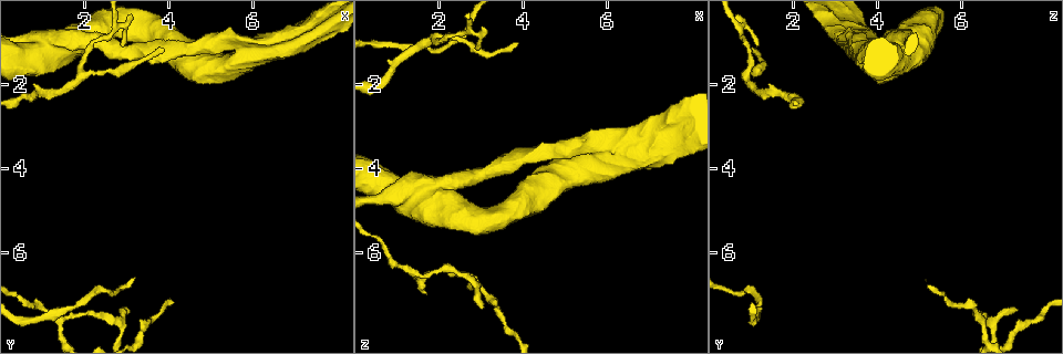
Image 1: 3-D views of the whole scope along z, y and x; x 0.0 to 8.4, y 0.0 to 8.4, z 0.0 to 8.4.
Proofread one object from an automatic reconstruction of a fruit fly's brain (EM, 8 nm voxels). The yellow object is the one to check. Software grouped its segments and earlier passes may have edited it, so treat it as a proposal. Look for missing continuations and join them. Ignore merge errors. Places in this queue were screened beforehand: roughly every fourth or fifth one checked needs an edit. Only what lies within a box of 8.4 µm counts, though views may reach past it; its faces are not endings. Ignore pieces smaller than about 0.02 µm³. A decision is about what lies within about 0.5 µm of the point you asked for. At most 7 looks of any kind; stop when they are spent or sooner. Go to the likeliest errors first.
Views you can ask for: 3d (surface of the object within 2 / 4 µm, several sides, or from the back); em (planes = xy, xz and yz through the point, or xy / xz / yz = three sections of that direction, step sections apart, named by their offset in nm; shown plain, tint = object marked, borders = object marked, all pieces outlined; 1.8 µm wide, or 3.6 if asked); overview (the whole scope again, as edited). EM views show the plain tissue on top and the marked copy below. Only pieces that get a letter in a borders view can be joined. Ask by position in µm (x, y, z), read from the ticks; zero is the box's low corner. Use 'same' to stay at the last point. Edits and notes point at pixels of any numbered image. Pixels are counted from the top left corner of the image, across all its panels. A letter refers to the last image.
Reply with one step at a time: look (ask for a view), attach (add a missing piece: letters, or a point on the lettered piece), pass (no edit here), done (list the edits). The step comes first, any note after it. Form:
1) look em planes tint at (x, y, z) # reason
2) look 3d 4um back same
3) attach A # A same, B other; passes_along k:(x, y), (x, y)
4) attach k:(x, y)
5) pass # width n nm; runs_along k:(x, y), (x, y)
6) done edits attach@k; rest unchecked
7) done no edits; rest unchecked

look em planes borders at (3.10, 7.40, 7.30) # an open end

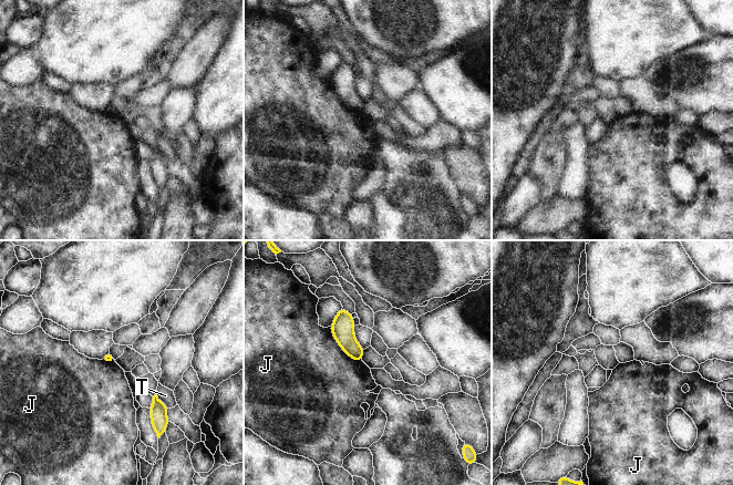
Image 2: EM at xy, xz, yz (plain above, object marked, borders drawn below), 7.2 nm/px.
pass # J other, T other; border 2:(330, 327), (339, 346), (360, 361); none of them fits

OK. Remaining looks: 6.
look 3d 4um at (2.90, 1.10, 1.15) # thin end

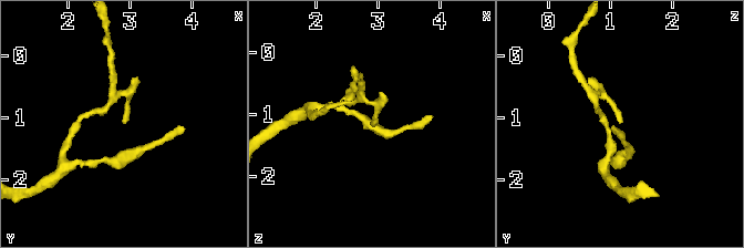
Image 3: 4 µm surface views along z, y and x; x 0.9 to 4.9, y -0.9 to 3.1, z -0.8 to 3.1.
look em yz step 8 tint at (2.85, 1.05, 1.15) # need the tissue

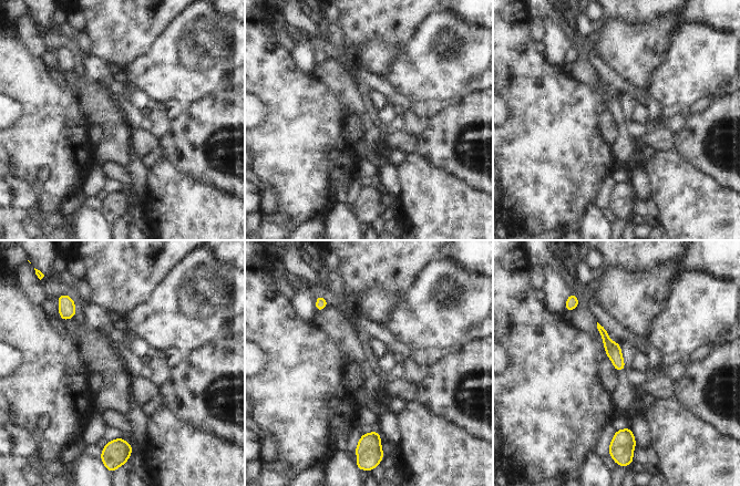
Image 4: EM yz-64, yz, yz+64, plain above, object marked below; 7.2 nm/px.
look em xy step 4 borders same

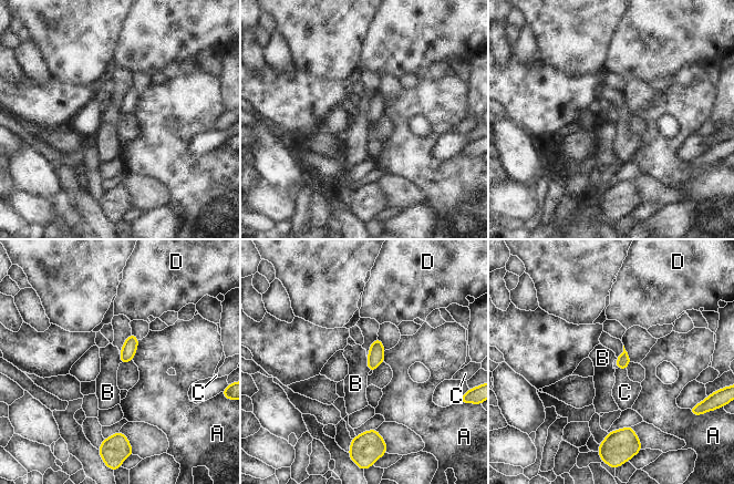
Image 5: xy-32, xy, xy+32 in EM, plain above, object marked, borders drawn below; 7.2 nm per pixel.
attach 5:(624, 392) # longest_contact A 160 nm; A other, B other, C same, D other; it goes on there

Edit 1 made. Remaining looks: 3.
look em 3.6um xy step 8 tint at (6.00, 1.35, 3.80) # three arms meet

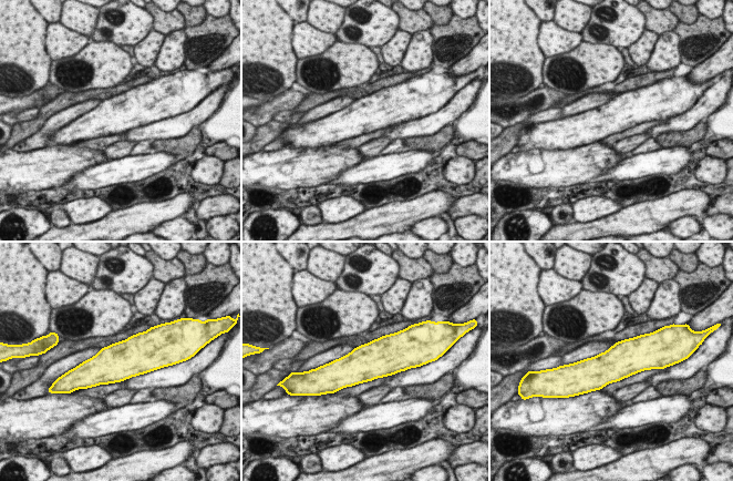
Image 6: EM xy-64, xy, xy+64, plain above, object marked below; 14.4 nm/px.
look em 3.6um yz step 4 borders same # cut it another way

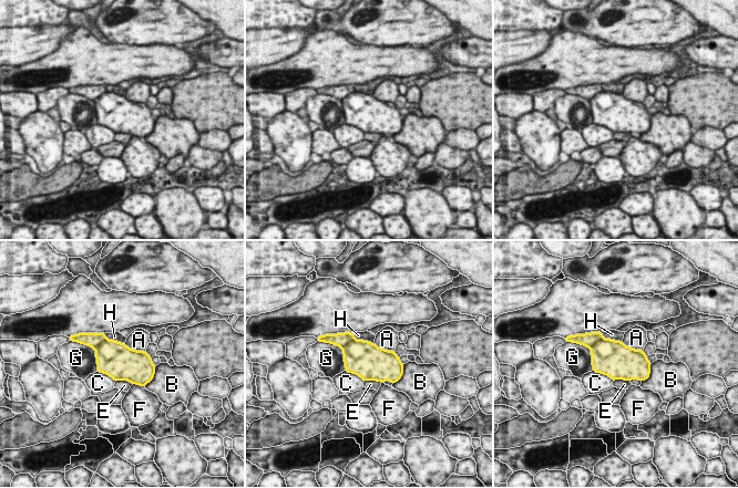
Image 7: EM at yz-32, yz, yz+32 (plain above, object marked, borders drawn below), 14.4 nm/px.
pass # A other, B other, C other, E other, F other, G other, H other; border 7:(593, 370), (606, 374), (613, 381); none of them fits

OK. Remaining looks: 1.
done edits attach@5; rest unchecked

